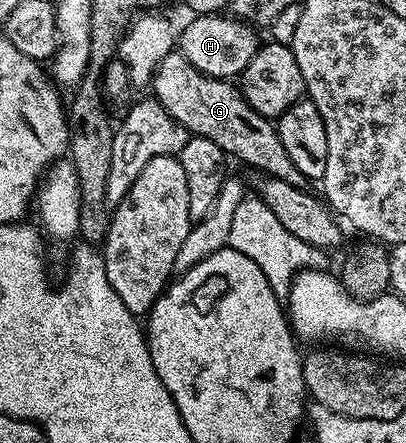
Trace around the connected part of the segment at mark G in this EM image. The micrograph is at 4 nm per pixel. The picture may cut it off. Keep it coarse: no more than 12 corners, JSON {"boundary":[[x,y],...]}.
{"boundary":[[175,49],[151,91],[190,136],[296,187],[274,120]]}

